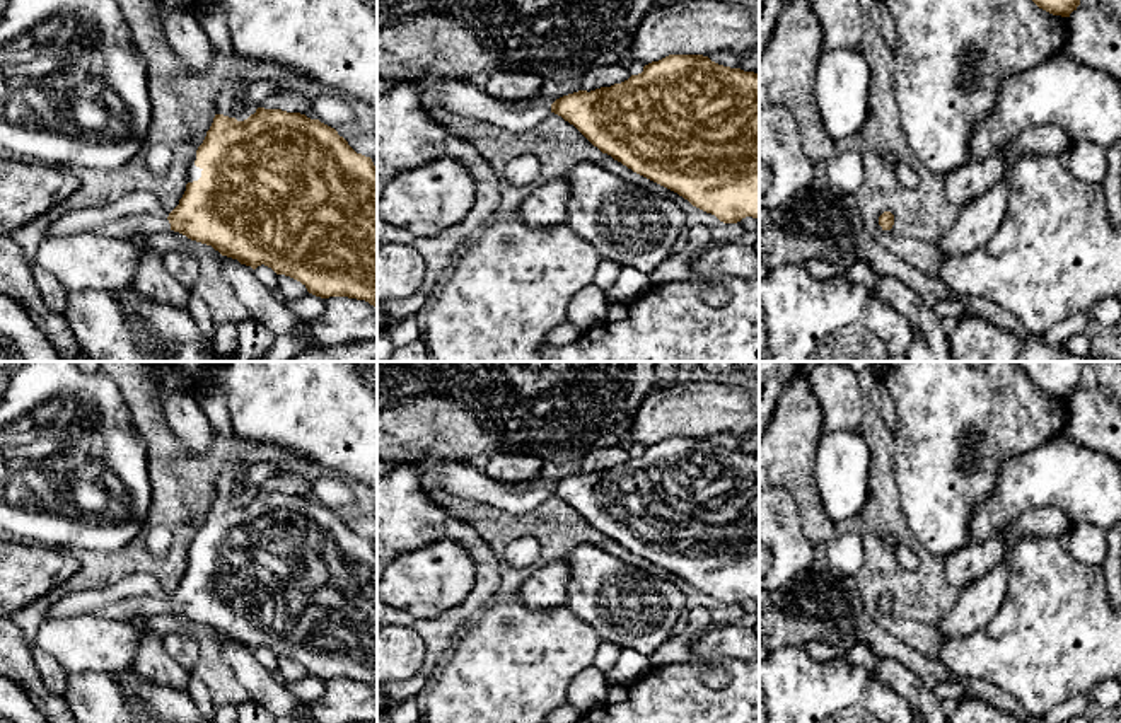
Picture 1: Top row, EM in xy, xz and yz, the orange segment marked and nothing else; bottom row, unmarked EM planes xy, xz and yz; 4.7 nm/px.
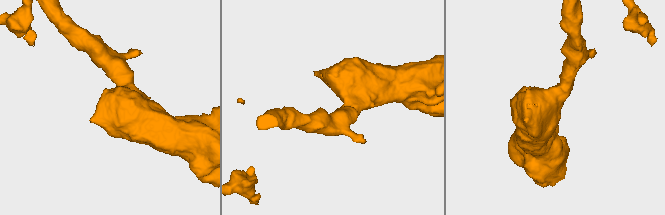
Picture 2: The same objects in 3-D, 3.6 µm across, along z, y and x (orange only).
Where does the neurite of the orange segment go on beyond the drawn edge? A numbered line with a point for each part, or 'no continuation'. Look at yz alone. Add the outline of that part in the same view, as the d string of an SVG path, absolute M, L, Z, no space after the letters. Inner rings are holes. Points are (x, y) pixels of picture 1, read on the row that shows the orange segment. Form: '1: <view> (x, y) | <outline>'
no continuation

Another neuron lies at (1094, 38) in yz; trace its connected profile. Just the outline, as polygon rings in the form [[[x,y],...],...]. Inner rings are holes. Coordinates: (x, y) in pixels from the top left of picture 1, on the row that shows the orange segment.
[[[1080,3],[1070,14],[1065,51],[1121,84],[1121,24],[1097,5]]]

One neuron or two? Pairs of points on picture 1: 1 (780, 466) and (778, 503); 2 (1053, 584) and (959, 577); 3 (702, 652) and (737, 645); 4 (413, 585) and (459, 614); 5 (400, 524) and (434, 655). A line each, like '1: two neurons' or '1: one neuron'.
1: two neurons
2: two neurons
3: one neuron
4: two neurons
5: one neuron

